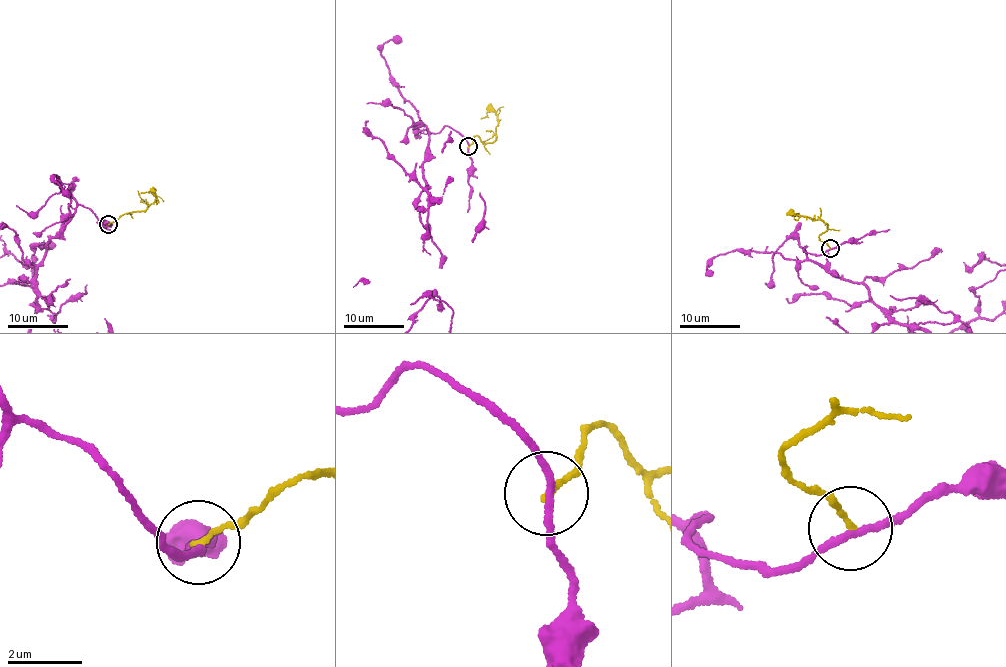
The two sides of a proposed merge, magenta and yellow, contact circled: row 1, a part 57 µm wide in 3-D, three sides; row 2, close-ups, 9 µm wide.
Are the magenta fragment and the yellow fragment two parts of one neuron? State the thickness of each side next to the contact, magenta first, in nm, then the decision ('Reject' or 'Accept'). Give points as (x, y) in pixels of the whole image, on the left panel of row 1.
Thickness 180 nm (magenta) against 150 nm. Reject

